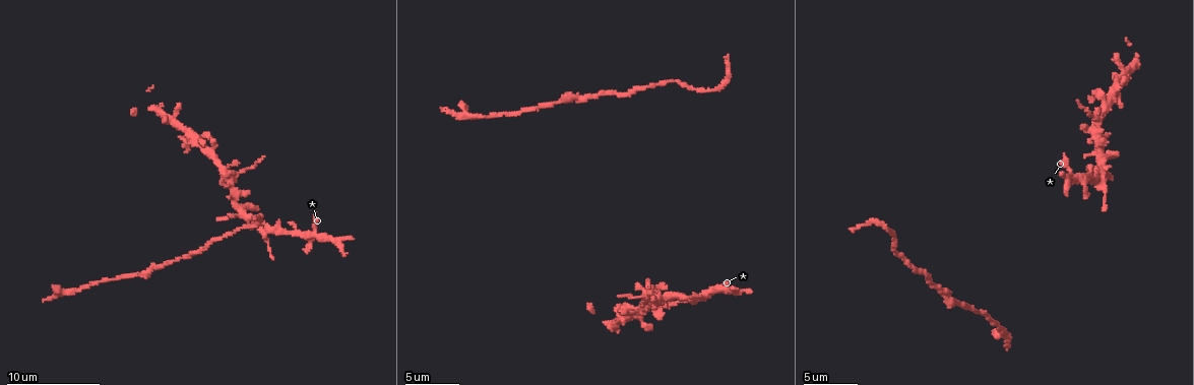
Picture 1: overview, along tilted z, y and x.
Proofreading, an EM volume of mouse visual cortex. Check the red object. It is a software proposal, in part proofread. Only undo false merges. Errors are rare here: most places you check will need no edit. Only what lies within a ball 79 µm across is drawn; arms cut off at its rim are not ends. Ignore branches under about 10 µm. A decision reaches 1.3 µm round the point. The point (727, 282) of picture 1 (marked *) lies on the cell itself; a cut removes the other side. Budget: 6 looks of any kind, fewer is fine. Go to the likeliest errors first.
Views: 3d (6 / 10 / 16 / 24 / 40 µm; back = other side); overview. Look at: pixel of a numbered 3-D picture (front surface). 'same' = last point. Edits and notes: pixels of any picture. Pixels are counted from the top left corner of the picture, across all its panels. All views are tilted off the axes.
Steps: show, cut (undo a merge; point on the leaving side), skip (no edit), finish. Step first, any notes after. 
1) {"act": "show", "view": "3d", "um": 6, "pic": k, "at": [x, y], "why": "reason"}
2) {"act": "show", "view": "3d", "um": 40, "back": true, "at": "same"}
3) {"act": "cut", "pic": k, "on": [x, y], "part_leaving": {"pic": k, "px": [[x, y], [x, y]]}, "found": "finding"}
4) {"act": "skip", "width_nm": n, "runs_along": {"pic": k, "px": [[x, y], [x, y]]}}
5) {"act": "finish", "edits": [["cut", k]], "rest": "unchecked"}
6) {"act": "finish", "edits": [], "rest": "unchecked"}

{"act": "show", "view": "3d", "um": 10, "pic": 1, "at": [943, 289], "why": "sudden change in width"}

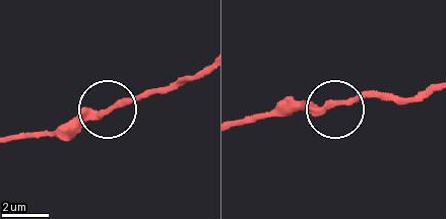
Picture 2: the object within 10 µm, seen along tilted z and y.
{"act": "skip", "found": "continuous, no second cell"}

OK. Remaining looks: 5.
{"act": "show", "view": "3d", "um": 10, "pic": 1, "at": [314, 235], "why": "sudden change in width"}

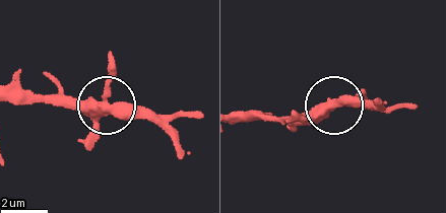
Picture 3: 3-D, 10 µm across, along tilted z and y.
{"act": "skip", "width_nm": 380, "runs_along": {"pic": 3, "px": [[362, 88], [307, 115], [281, 118]]}, "found": "continuous, no second cell"}

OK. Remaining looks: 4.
{"act": "show", "view": "3d", "um": 10, "pic": 1, "at": [649, 304], "why": "calibre changes"}

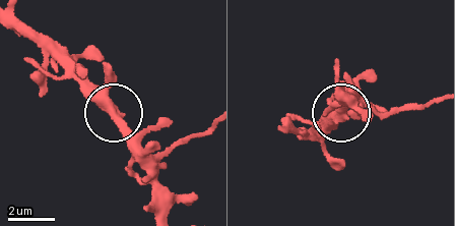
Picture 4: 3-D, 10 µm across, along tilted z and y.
{"act": "skip", "found": "one cell here"}

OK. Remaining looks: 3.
{"act": "finish", "edits": [], "rest": "unchecked"}

